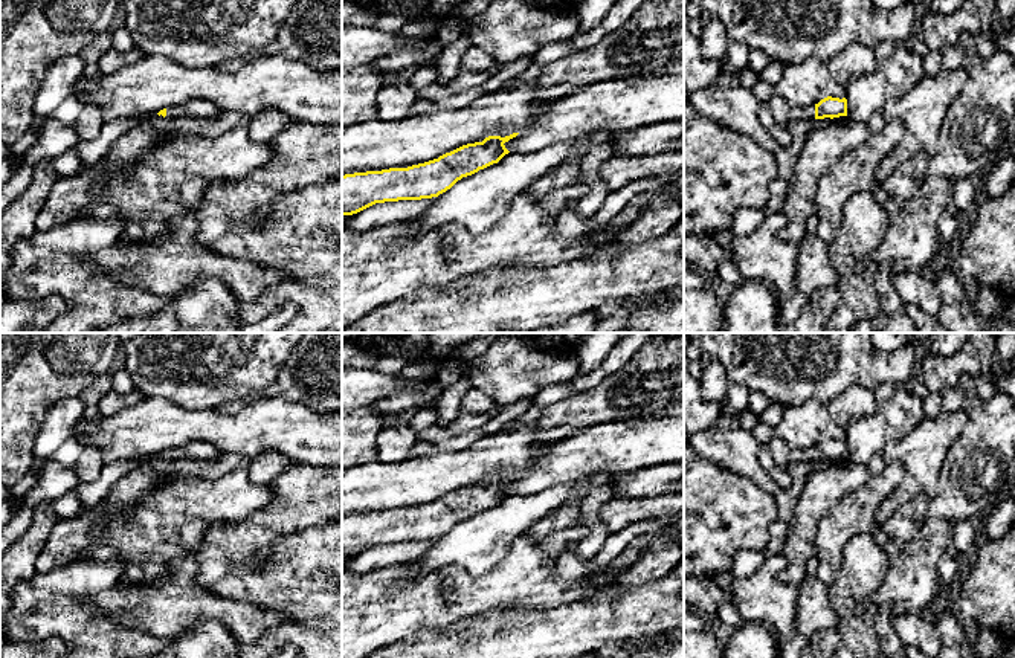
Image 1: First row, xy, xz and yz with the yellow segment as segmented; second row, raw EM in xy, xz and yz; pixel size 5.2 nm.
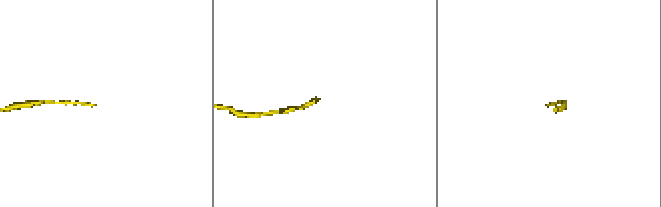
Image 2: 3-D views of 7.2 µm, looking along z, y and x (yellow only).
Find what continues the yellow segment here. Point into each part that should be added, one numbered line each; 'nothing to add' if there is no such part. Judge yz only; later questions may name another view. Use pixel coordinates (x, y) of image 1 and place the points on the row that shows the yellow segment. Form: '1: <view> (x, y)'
1: yz (797, 113)

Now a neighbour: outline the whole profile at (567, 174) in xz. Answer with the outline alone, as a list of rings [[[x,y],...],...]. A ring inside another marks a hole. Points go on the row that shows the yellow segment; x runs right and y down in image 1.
[[[575,159],[566,160],[563,165],[557,166],[551,174],[540,177],[530,188],[528,194],[542,200],[549,191],[574,186],[578,182],[582,171]]]

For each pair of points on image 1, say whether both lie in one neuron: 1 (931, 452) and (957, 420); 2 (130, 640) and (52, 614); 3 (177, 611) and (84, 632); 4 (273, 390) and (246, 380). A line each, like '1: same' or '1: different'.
1: same
2: same
3: different
4: different

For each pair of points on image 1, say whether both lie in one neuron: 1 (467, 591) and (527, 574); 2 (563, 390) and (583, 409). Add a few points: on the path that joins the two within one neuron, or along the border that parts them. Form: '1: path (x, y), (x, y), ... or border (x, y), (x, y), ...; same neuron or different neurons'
1: path (483, 591), (490, 591), (512, 582); same neuron
2: border (574, 394), (548, 405), (539, 416); different neurons

